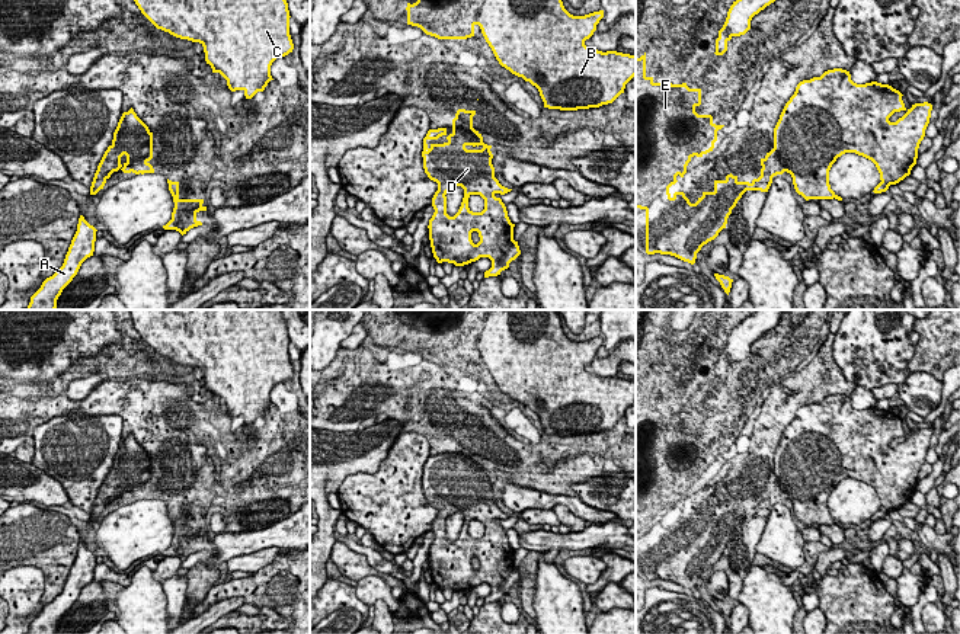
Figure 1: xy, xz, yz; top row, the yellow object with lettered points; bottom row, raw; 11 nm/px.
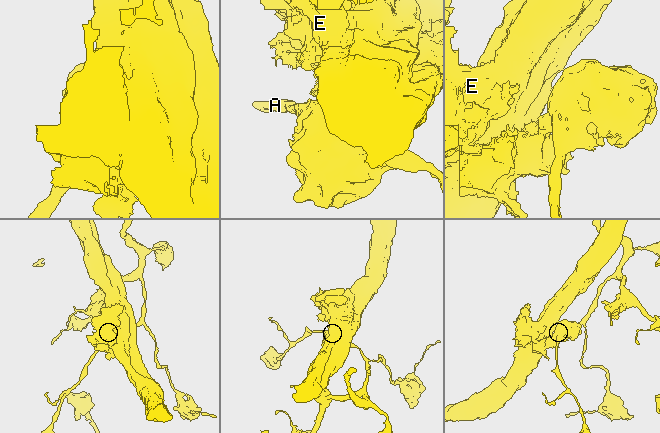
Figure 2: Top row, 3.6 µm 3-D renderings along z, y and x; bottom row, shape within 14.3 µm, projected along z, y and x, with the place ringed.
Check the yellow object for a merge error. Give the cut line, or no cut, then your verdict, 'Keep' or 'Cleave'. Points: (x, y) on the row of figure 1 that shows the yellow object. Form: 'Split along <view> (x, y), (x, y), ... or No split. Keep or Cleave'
Split along yz (773, 149), (781, 157), (786, 170). Cleave

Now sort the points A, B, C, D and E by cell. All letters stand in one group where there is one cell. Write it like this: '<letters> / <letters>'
A D / B C E

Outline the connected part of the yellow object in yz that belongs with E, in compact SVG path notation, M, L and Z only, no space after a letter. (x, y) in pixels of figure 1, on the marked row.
M646 52L636 58L636 208L646 211L646 253L671 254L691 265L695 263L697 253L704 244L714 240L726 228L727 218L737 201L746 190L768 192L772 177L785 172L785 164L780 151L774 148L761 158L761 176L749 182L739 182L732 173L724 180L714 180L713 192L703 192L695 204L691 204L684 192L669 193L676 176L684 177L687 166L694 156L703 157L713 151L717 141L717 131L724 125L716 125L711 115L698 115L695 108L701 105L701 89L689 89L687 83L655 83L646 76Z

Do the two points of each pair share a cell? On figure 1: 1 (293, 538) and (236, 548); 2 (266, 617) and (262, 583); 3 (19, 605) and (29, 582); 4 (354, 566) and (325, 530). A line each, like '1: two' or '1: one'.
1: one
2: two
3: one
4: two

